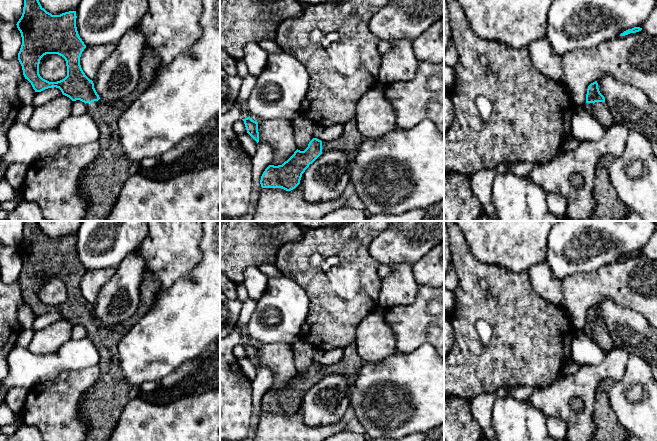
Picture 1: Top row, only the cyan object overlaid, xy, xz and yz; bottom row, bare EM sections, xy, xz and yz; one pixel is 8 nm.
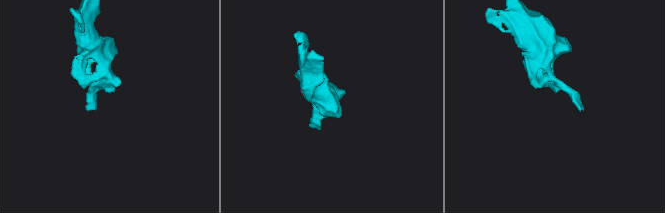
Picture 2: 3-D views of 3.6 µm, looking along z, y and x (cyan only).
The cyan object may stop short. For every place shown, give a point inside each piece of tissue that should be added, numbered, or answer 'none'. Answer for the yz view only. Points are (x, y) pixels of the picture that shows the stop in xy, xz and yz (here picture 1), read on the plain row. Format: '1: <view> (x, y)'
1: yz (599, 334)

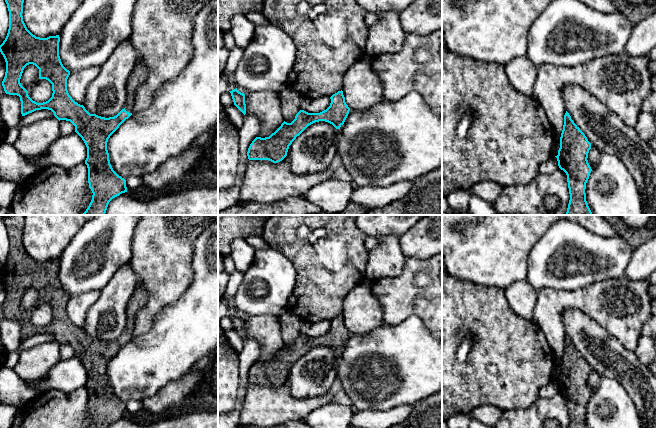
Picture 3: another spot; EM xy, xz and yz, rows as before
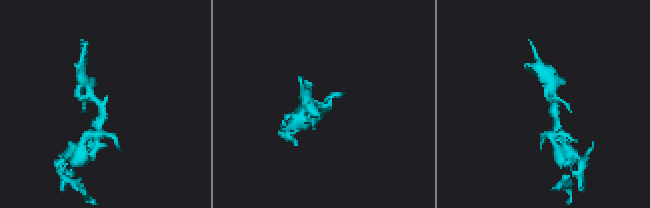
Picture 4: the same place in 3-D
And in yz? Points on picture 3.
none

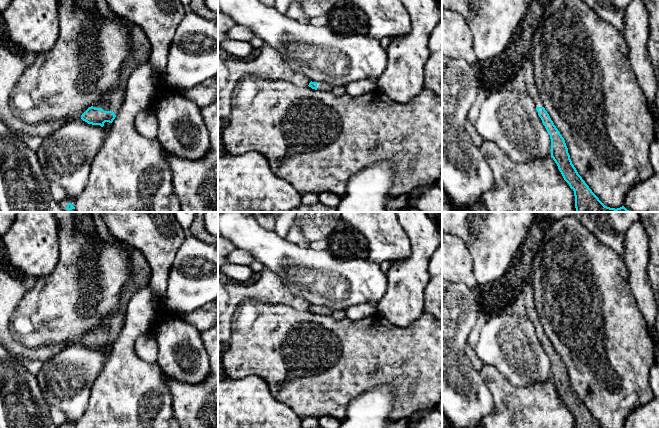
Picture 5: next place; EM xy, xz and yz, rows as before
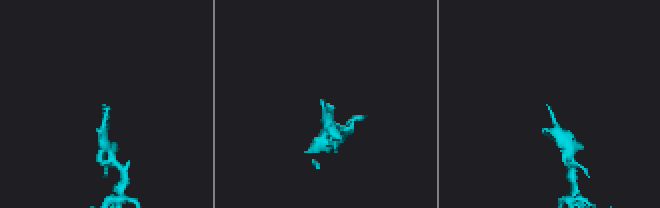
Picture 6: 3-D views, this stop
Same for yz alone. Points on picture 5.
1: yz (527, 292)

